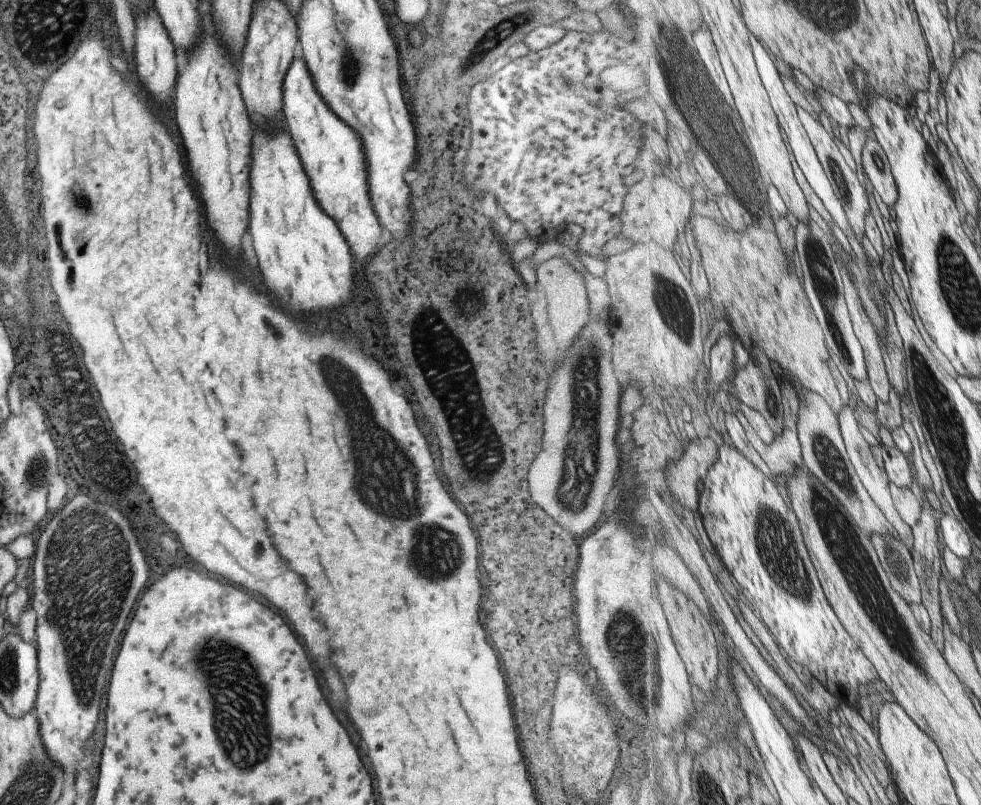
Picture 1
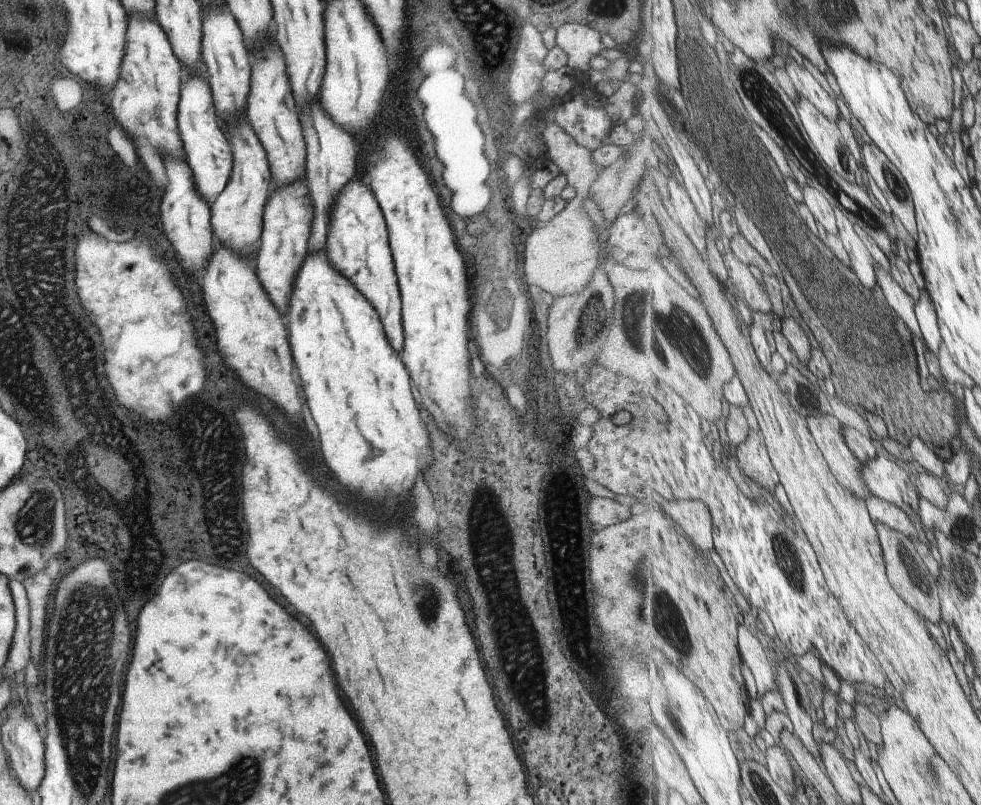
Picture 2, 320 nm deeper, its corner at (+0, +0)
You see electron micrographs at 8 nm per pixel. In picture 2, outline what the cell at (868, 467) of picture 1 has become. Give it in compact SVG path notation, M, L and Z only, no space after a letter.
M874 496L867 499L867 504L874 521L881 521L909 538L917 538L917 530L913 526L913 519L906 512L903 512L902 508Z

